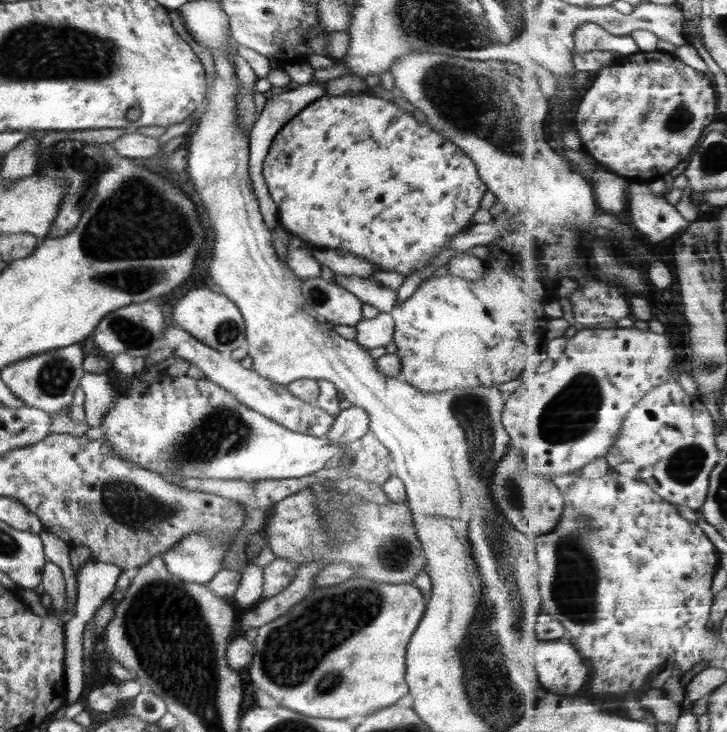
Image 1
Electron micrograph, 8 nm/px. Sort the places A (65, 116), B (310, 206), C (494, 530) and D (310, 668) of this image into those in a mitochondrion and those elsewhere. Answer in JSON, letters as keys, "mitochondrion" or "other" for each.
{"A":"other","B":"other","C":"mitochondrion","D":"mitochondrion"}

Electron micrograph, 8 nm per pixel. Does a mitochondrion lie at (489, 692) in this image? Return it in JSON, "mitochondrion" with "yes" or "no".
{"mitochondrion":"yes"}

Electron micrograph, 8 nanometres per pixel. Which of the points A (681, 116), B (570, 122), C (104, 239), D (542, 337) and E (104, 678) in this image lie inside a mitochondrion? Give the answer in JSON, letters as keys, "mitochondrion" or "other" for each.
{"A":"mitochondrion","B":"other","C":"mitochondrion","D":"other","E":"other"}

